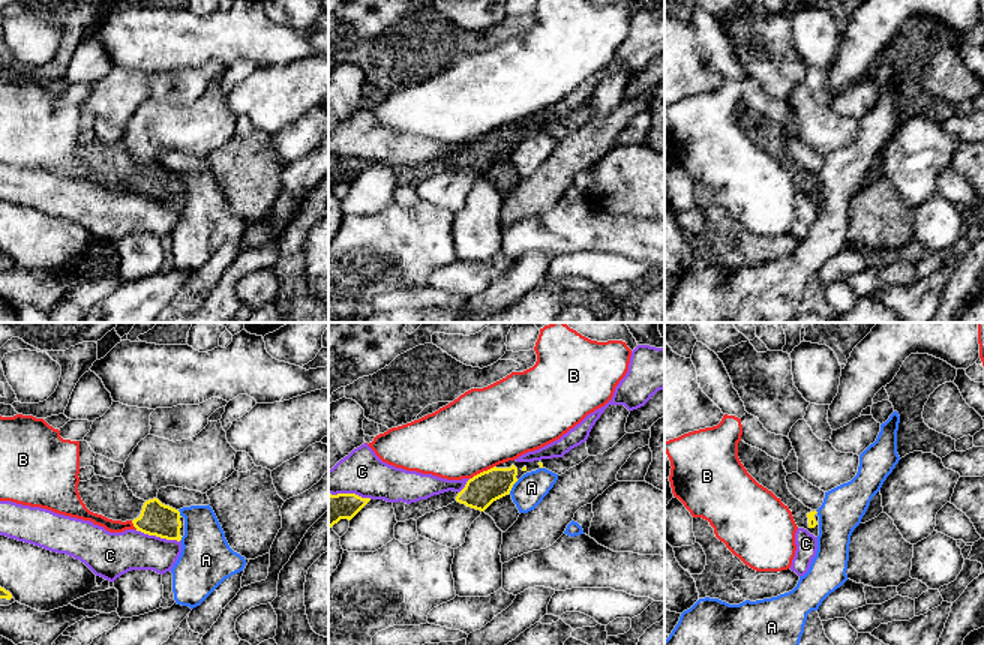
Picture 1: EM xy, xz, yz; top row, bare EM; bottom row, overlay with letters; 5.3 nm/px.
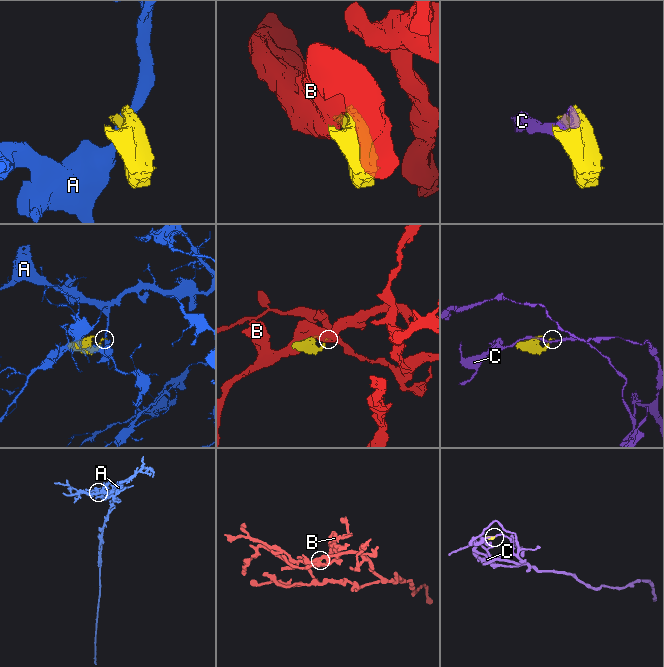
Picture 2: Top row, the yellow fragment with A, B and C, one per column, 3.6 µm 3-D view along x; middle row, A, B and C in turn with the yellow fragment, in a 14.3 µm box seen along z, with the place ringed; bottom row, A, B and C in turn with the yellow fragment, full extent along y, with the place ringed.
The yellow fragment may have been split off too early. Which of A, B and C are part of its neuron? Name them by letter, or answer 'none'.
none

